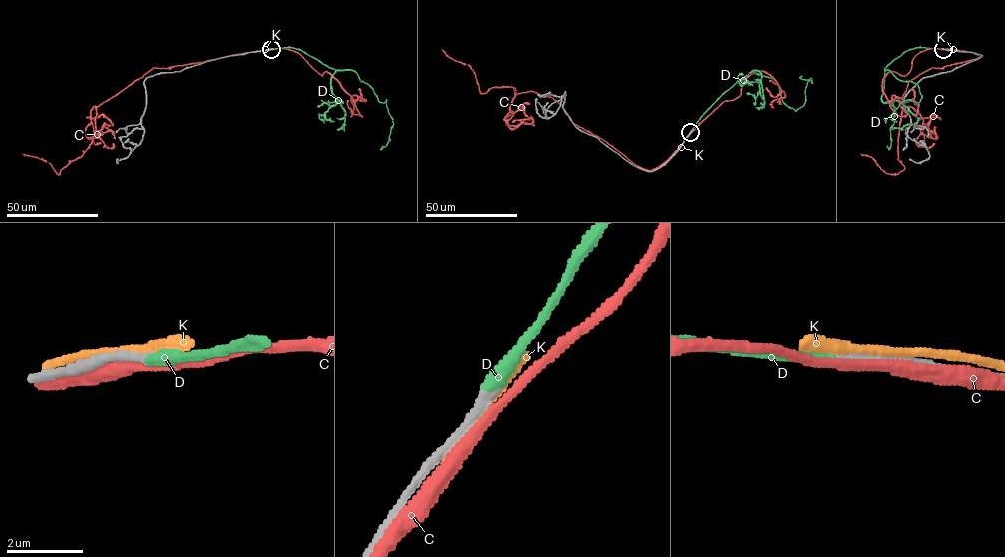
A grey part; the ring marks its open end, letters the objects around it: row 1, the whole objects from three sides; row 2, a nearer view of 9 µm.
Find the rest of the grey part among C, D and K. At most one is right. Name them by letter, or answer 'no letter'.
D

